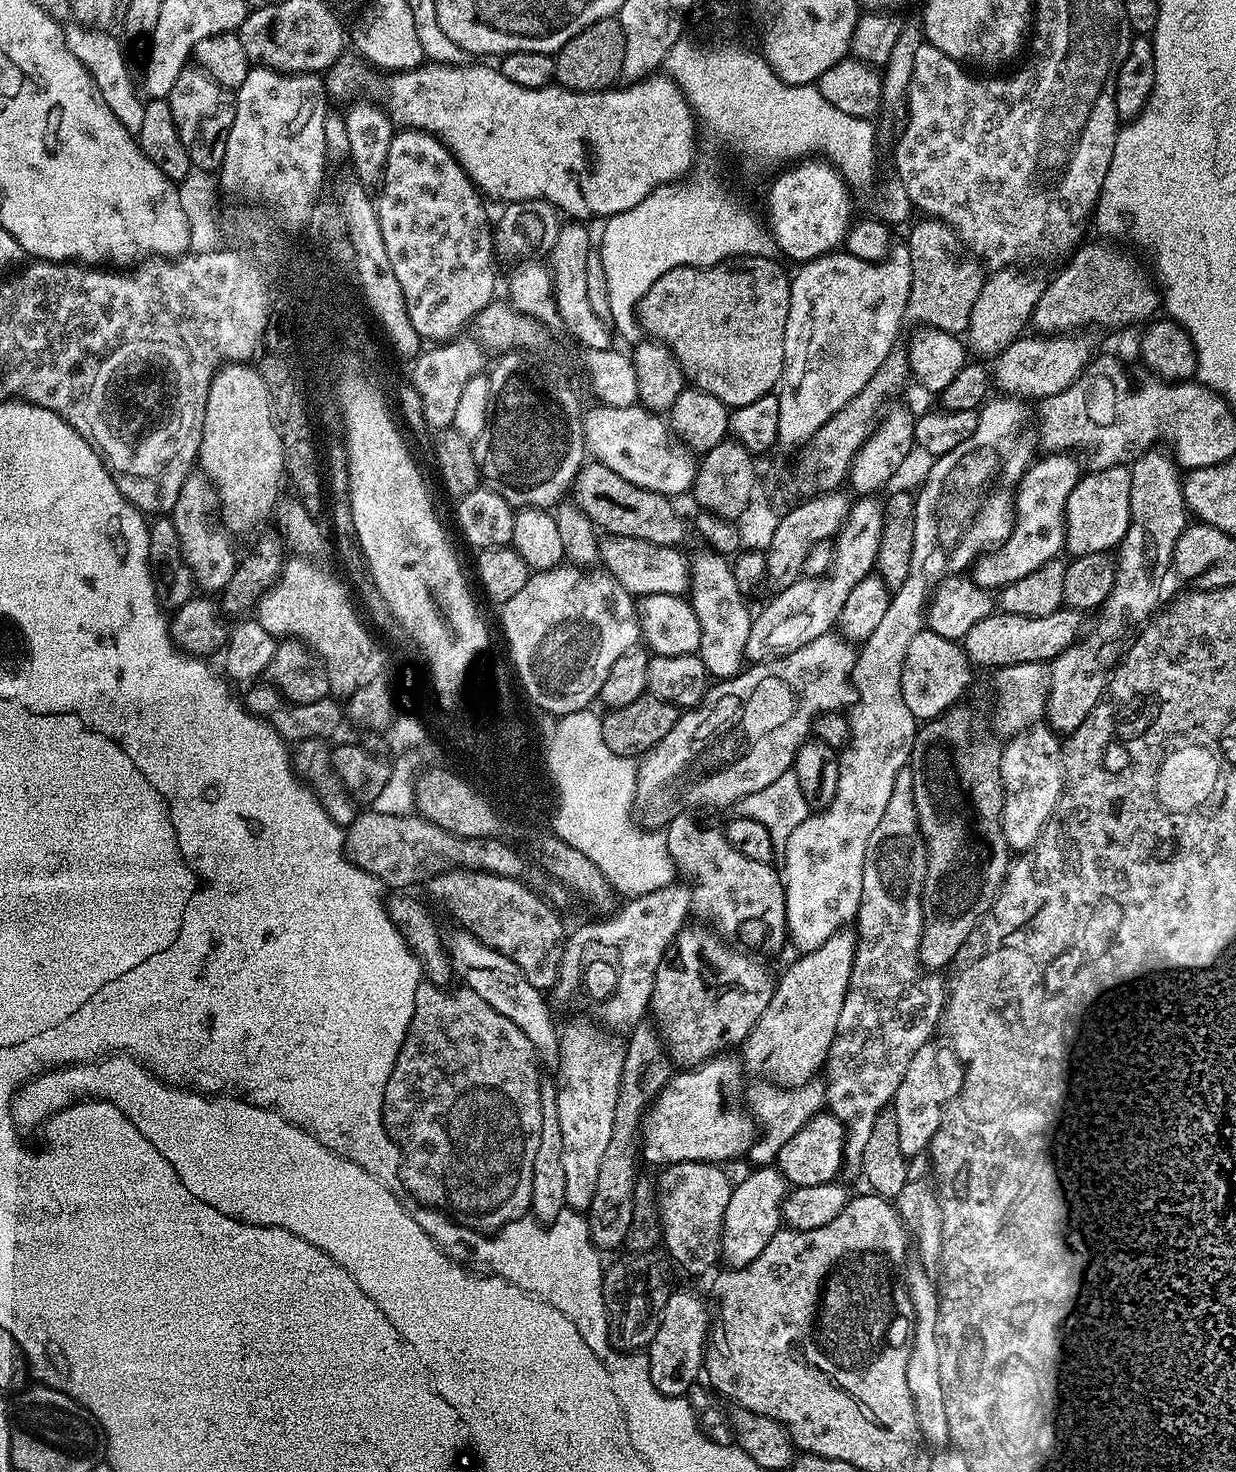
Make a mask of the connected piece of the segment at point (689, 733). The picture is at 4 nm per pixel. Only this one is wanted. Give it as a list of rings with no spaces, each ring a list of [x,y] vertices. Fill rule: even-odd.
[[[829,634],[827,636],[823,636],[822,638],[814,638],[814,642],[810,642],[806,646],[802,646],[798,650],[794,650],[790,654],[786,654],[785,656],[779,656],[776,660],[765,660],[763,662],[753,663],[751,666],[745,667],[741,672],[739,672],[736,676],[730,676],[727,680],[722,680],[716,683],[713,683],[711,687],[709,687],[708,691],[704,694],[704,699],[700,701],[699,704],[696,705],[695,708],[689,708],[687,710],[681,711],[680,717],[674,722],[674,726],[670,730],[670,734],[666,734],[666,738],[662,738],[659,740],[654,747],[652,747],[648,752],[644,753],[643,756],[639,757],[638,767],[636,770],[636,789],[634,790],[634,798],[632,799],[632,814],[637,824],[640,825],[641,828],[645,830],[664,830],[667,829],[669,822],[671,822],[674,818],[678,818],[679,815],[684,813],[691,813],[693,810],[700,810],[696,808],[728,808],[731,809],[740,800],[746,798],[747,795],[755,794],[758,790],[765,789],[766,786],[770,785],[770,782],[775,782],[778,778],[782,777],[782,774],[786,774],[788,769],[791,769],[796,762],[796,751],[800,748],[801,744],[804,743],[805,740],[809,739],[810,733],[812,731],[812,721],[816,716],[819,716],[821,712],[824,711],[841,711],[847,709],[849,705],[853,703],[854,700],[854,689],[852,687],[852,671],[854,670],[854,662],[856,661],[857,649],[853,647],[849,641],[845,640],[843,636],[839,634]]]

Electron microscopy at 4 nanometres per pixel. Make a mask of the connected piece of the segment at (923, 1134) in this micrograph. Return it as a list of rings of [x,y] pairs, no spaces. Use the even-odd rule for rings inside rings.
[[[929,1042],[918,1050],[918,1054],[914,1054],[914,1058],[910,1058],[910,1066],[906,1066],[906,1074],[902,1082],[898,1082],[896,1097],[890,1105],[898,1118],[898,1150],[904,1157],[913,1158],[919,1152],[920,1155],[927,1153],[928,1144],[942,1122],[944,1106],[949,1099],[948,1084],[940,1069],[940,1052],[935,1048],[935,1043]]]

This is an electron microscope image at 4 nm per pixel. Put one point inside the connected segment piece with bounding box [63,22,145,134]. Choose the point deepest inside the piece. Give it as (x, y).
(103, 56)

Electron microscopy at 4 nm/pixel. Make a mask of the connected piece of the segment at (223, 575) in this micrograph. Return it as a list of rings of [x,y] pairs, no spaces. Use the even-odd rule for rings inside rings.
[[[193,474],[182,482],[182,490],[178,490],[178,502],[174,502],[170,519],[174,522],[174,530],[178,532],[180,553],[186,566],[192,572],[195,587],[204,594],[219,594],[230,582],[238,563],[238,556],[228,546],[229,537],[223,531],[215,532],[208,521],[208,511],[214,508],[214,488],[207,476]]]

